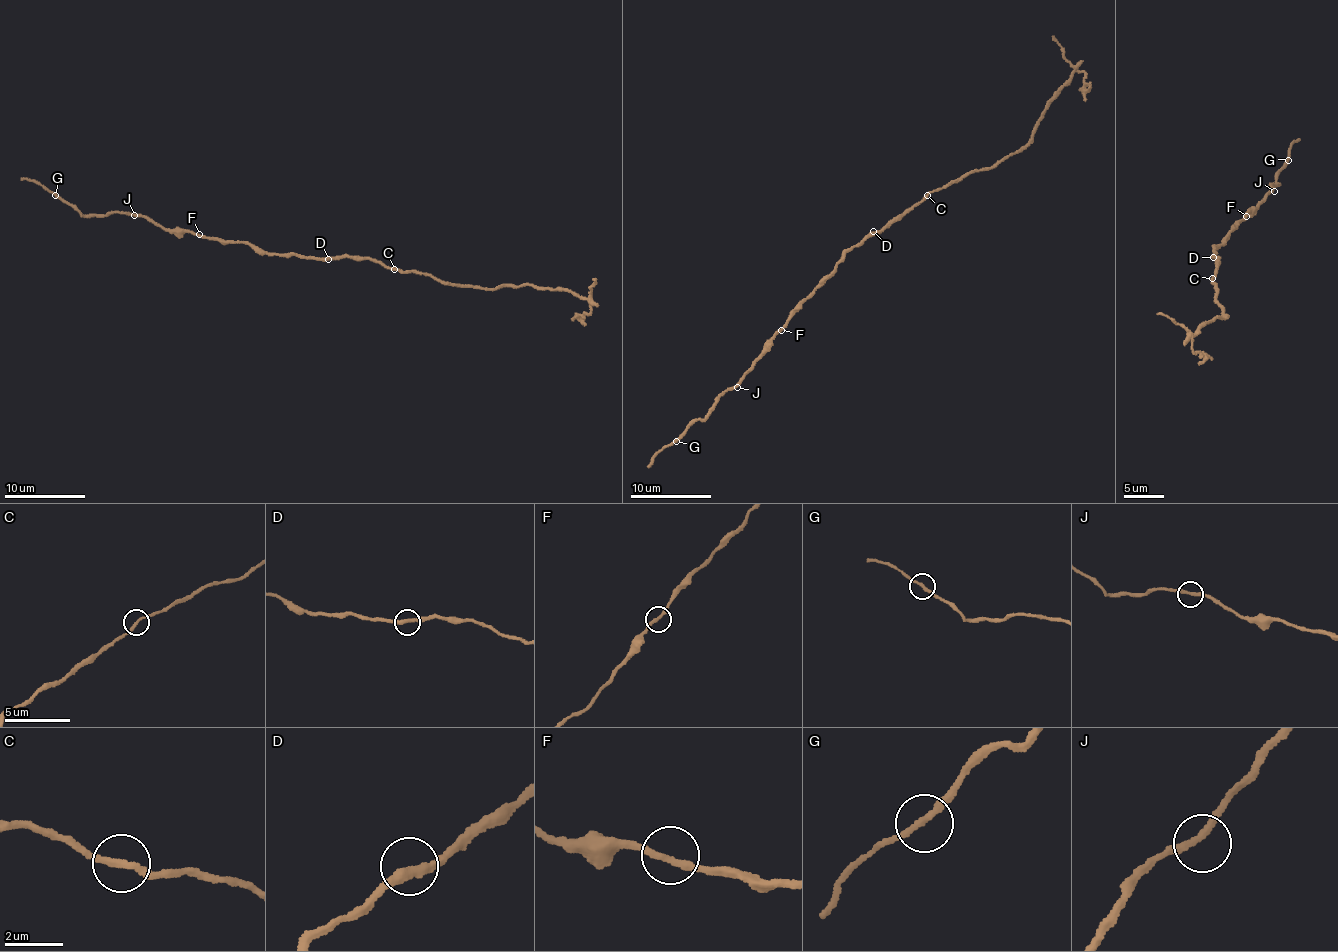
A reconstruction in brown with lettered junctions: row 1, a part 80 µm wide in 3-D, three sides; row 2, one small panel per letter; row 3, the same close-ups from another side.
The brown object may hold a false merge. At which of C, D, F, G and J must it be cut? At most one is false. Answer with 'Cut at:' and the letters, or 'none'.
Cut at: C

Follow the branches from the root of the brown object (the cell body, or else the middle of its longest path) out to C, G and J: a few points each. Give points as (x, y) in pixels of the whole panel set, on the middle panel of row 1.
C: (870, 233), (887, 228), (927, 194)
G: (870, 233), (847, 251), (751, 371), (722, 392), (703, 418), (676, 441)
J: (870, 233), (847, 251), (825, 283), (810, 294), (771, 340), (737, 387)

